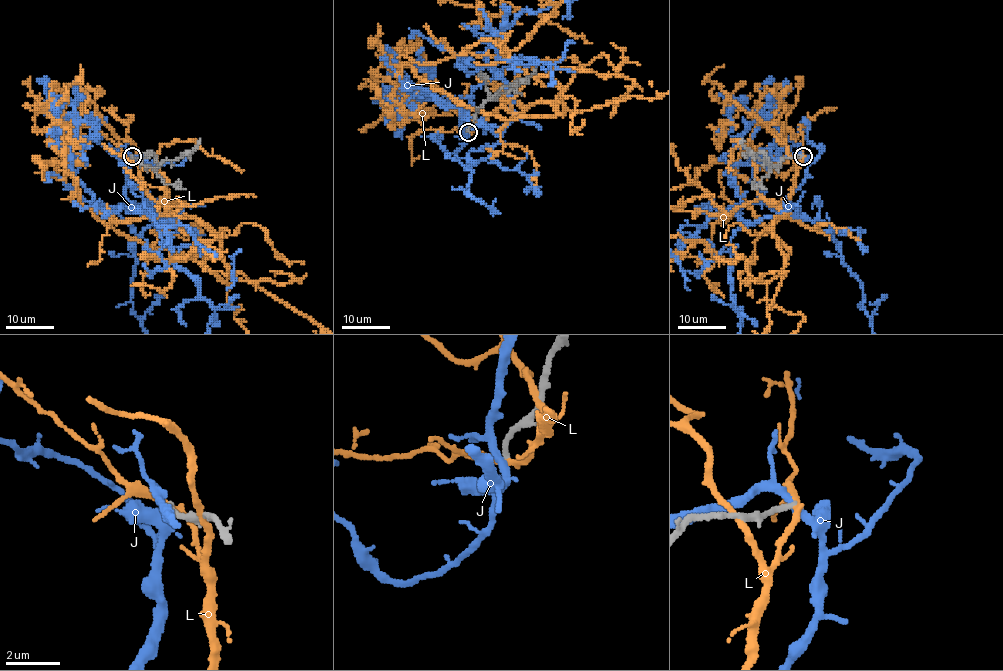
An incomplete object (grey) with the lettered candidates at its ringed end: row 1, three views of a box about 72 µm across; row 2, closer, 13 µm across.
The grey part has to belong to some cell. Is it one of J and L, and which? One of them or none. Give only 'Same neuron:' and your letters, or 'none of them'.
Same neuron: none of them

